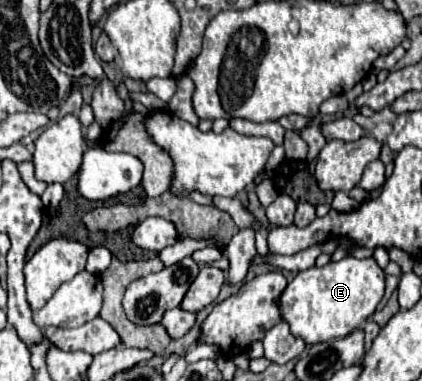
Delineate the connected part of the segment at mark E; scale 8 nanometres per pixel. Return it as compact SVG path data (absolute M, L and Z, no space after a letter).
M346 256L340 262L298 272L298 276L282 292L278 304L282 318L290 324L290 332L302 338L306 344L318 344L342 338L360 328L364 320L374 314L382 296L384 270L376 264L376 260L358 260L354 256Z

